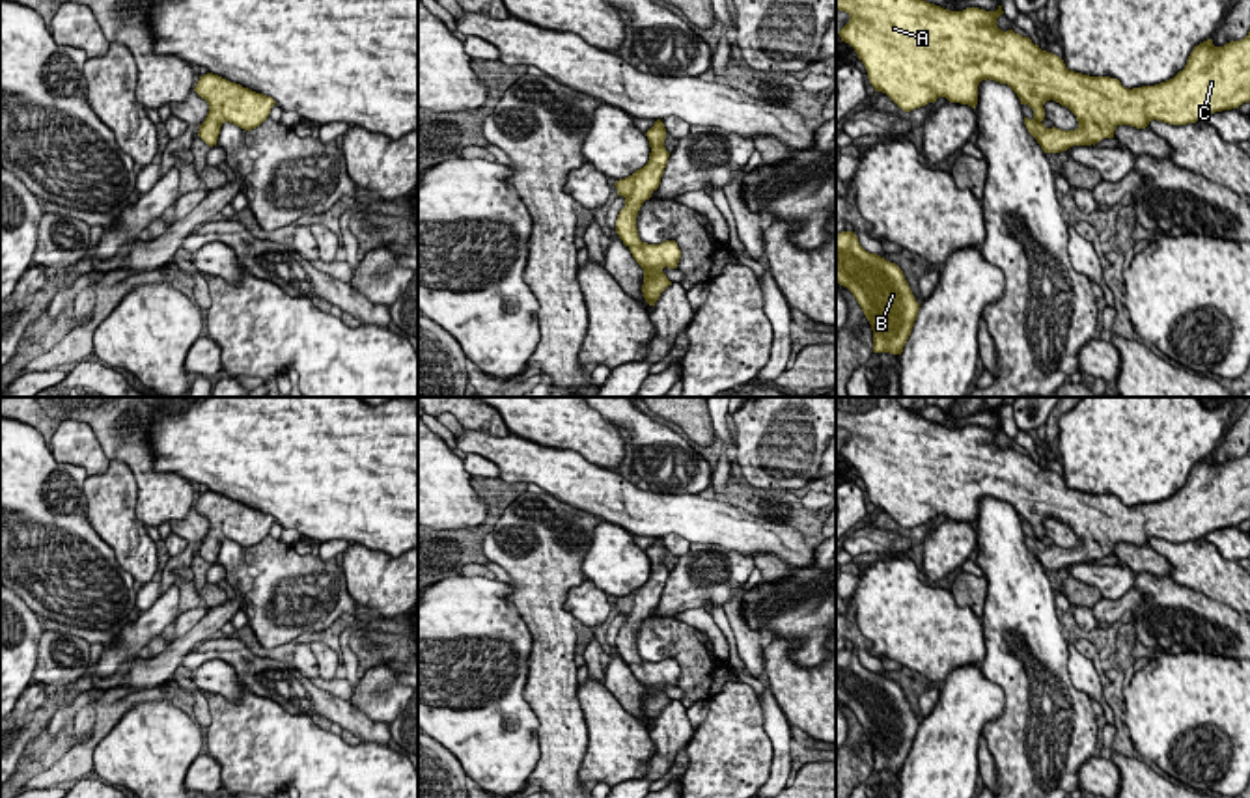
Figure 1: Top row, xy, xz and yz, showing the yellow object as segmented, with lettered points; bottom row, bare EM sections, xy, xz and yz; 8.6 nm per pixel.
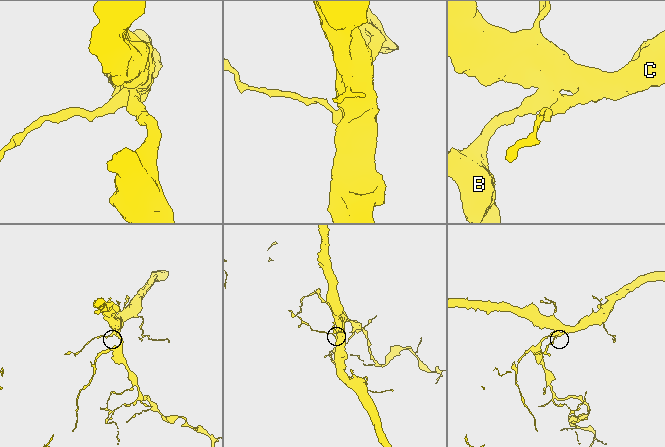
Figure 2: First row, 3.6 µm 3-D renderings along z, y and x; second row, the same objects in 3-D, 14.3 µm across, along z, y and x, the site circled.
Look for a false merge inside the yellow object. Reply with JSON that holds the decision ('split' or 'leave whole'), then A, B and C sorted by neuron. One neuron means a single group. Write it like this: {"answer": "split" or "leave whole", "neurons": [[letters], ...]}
{"answer": "leave whole", "neurons": [["A", "B", "C"]]}

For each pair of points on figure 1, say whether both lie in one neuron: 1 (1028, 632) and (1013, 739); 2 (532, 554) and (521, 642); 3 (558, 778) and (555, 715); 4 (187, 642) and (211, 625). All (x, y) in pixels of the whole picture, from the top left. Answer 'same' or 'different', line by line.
1: same
2: different
3: same
4: same

